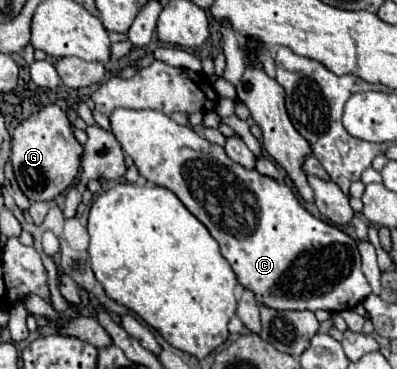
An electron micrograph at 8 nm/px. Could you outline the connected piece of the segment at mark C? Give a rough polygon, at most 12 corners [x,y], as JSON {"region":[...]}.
{"region":[[157,110],[111,132],[275,310],[371,294],[357,242]]}

